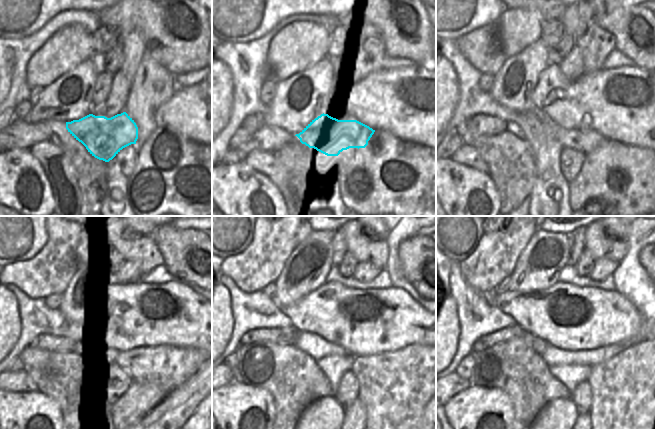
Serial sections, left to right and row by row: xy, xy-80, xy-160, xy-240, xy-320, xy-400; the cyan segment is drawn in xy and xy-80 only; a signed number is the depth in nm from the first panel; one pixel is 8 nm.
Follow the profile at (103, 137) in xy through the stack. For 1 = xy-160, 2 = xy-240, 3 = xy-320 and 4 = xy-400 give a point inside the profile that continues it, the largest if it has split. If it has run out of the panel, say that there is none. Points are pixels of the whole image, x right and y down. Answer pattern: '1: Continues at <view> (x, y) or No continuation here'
1: Continues at xy-160 (585, 141)
2: Continues at xy-240 (167, 367)
3: Continues at xy-320 (385, 377)
4: Continues at xy-400 (616, 383)

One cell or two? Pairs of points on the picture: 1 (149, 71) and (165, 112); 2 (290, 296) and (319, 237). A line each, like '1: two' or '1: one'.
1: two
2: one

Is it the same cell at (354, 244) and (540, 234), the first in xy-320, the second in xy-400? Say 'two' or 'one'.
two

